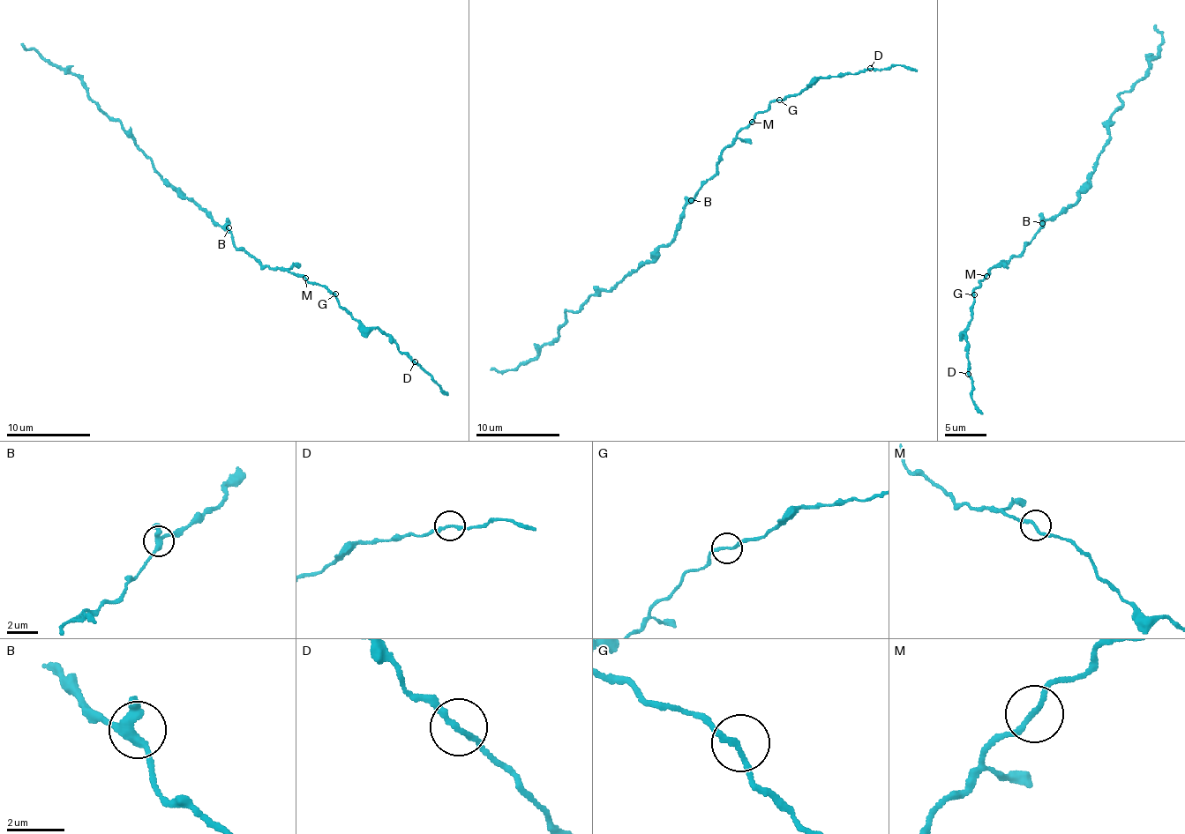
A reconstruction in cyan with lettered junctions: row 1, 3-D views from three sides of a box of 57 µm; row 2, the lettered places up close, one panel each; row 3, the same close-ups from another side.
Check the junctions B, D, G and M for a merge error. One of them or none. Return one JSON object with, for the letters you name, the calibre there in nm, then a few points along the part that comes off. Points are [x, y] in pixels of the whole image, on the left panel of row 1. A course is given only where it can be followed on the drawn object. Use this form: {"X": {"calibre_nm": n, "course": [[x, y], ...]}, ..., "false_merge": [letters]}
{"false_merge": []}

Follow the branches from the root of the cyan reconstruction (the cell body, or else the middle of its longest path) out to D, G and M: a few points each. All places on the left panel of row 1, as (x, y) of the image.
D: (226, 229), (236, 249), (263, 265), (283, 268), (322, 285), (348, 313), (368, 329), (378, 328), (414, 361)
G: (226, 229), (231, 234), (236, 249), (243, 249), (263, 265), (297, 272), (313, 285), (322, 285), (335, 294)
M: (226, 229), (231, 234), (236, 249), (243, 249), (263, 265), (283, 268), (305, 278)

